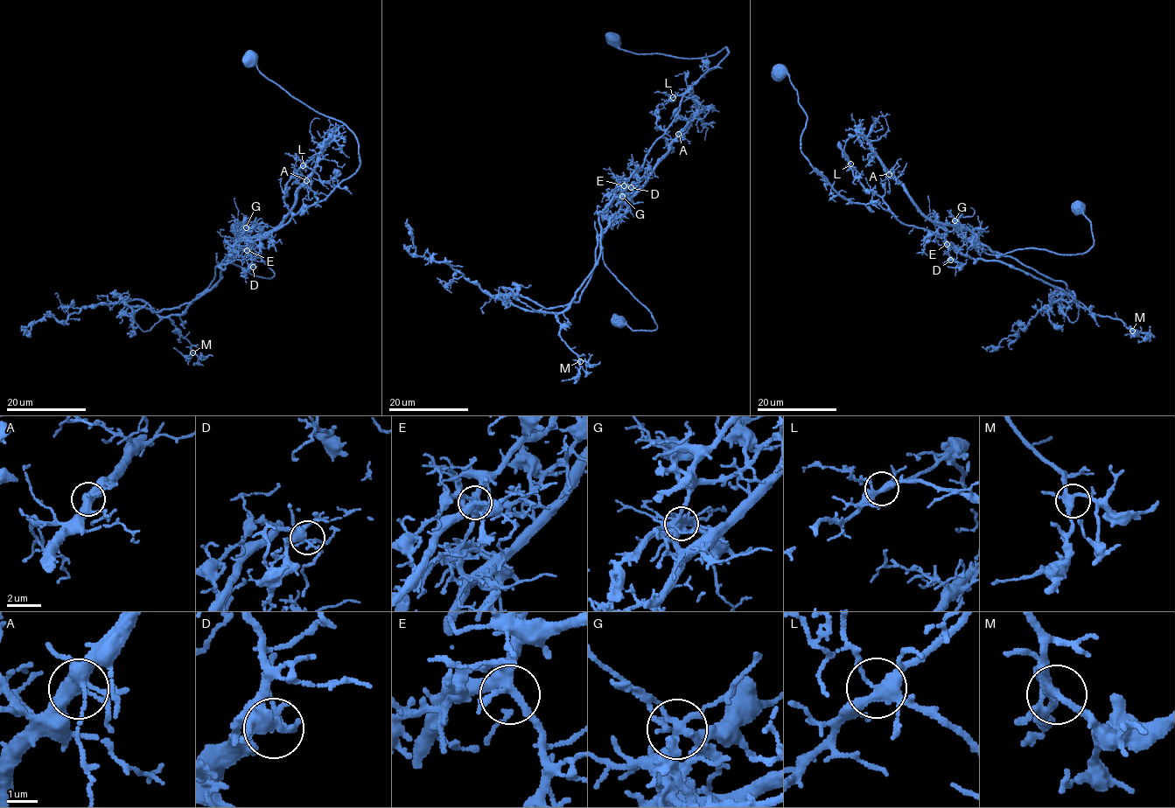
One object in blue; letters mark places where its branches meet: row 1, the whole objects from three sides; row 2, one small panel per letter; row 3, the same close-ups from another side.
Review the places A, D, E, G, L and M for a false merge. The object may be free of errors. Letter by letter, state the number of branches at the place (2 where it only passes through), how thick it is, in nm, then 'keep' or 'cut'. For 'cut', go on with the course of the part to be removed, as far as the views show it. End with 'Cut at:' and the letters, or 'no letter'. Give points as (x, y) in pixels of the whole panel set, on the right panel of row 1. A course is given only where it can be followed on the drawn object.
A: 5 | 380 nm | keep
D: 5 | 360 nm | keep
E: 5 | 340 nm | keep
G: 4 | 280 nm | cut | (954, 220), (997, 256), (1015, 258), (1063, 282), (1073, 299), (1054, 302), (1047, 312), (1060, 330)
L: 5 | 340 nm | keep
M: 4 | 320 nm | keep
Cut at: G

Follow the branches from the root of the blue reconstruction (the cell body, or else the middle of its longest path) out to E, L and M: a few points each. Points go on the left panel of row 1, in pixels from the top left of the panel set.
E: (251, 59), (291, 95), (346, 127), (358, 143), (360, 166), (323, 199), (251, 240), (247, 250)
L: (251, 59), (356, 138), (360, 167), (295, 214), (283, 198), (303, 165)
M: (251, 59), (346, 127), (360, 167), (251, 240), (209, 290), (170, 316), (192, 352)

